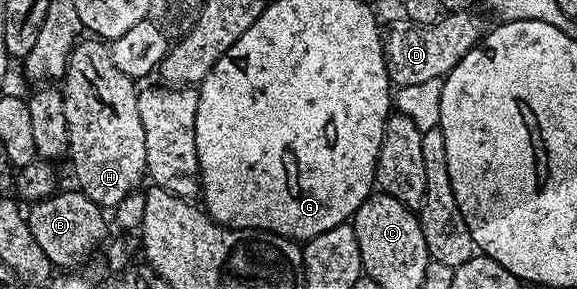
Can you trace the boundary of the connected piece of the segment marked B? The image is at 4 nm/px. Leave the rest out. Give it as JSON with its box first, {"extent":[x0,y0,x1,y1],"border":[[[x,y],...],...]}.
{"extent":[26,189,108,257],"border":[[[78,189],[62,191],[52,195],[50,199],[41,199],[37,203],[30,204],[26,212],[29,229],[33,237],[37,237],[37,245],[41,245],[46,255],[52,257],[58,257],[58,255],[94,256],[100,250],[104,240],[108,238],[108,216],[106,219],[103,216],[106,215],[104,208],[89,201],[89,197],[85,197],[82,191]]]}

